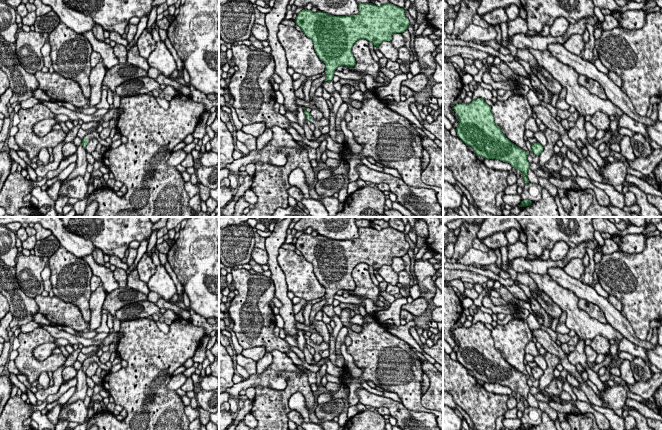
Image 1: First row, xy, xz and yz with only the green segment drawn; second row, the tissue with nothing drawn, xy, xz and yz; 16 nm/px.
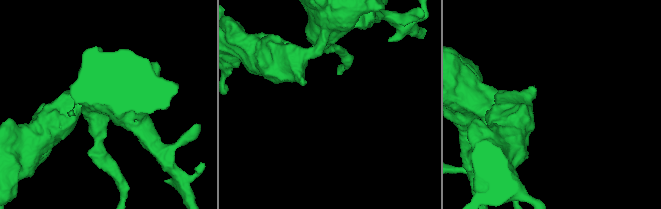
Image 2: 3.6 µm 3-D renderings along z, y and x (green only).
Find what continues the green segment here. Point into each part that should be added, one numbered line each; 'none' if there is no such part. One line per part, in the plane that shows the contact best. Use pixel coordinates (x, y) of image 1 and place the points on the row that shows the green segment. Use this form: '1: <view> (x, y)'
1: xy (94, 134)

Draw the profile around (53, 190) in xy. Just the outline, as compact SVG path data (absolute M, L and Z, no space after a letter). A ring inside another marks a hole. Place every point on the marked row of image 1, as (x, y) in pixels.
M56 181L51 186L48 186L48 188L45 190L48 196L54 201L58 199L60 186L61 186L61 181Z

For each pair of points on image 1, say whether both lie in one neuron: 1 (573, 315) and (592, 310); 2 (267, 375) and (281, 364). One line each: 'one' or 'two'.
1: two
2: one

